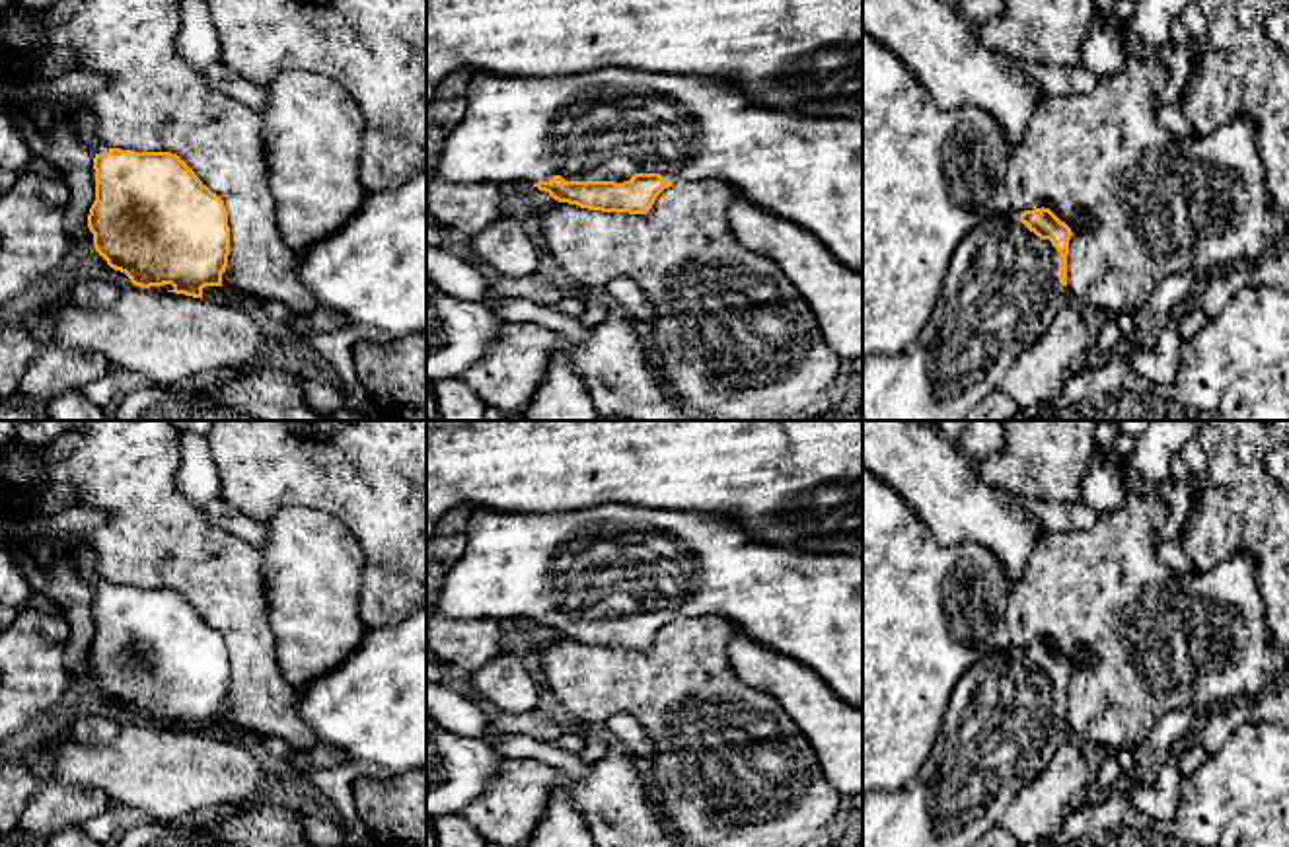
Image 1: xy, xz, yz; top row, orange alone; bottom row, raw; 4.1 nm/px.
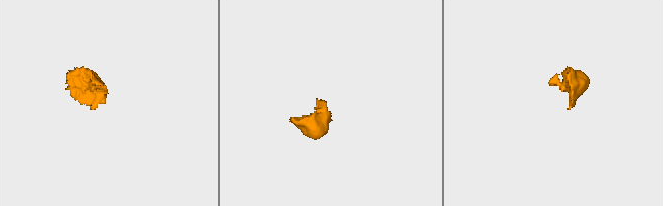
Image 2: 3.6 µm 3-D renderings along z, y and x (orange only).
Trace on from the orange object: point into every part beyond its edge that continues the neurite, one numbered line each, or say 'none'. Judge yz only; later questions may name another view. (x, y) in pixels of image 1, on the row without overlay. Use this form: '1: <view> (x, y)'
1: yz (1001, 727)

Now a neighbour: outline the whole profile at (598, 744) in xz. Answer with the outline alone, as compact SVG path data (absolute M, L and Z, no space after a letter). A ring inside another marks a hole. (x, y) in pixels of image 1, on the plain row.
M590 730L586 746L576 757L588 765L600 761L613 748L613 742L600 730Z

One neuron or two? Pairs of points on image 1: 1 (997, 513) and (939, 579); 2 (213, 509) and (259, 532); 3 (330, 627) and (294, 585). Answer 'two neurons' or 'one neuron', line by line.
1: two neurons
2: one neuron
3: one neuron

